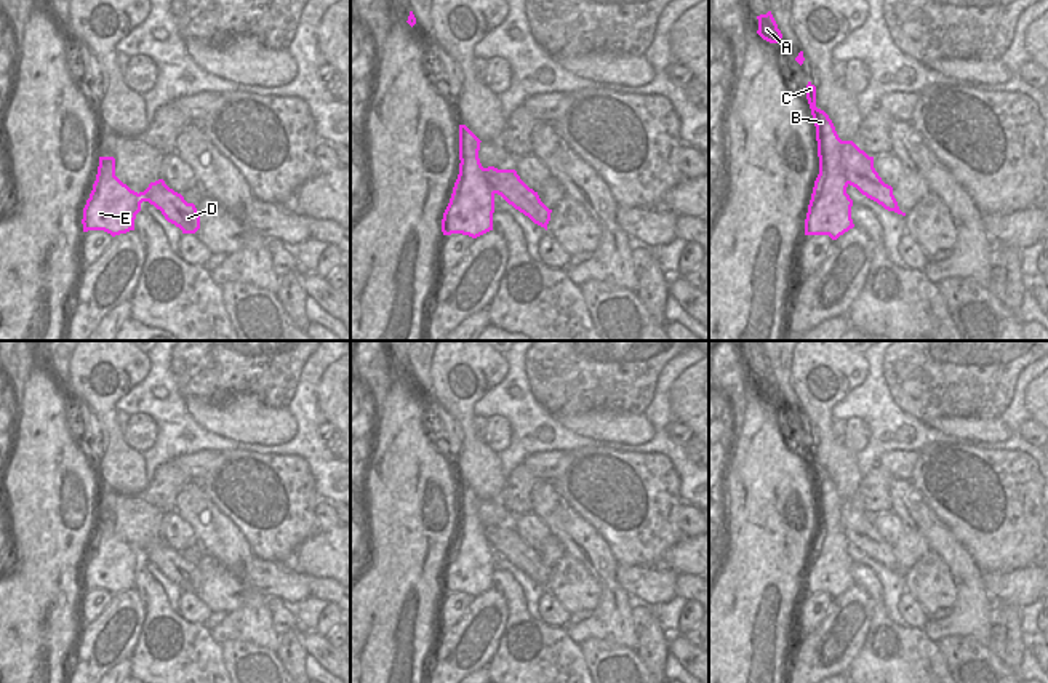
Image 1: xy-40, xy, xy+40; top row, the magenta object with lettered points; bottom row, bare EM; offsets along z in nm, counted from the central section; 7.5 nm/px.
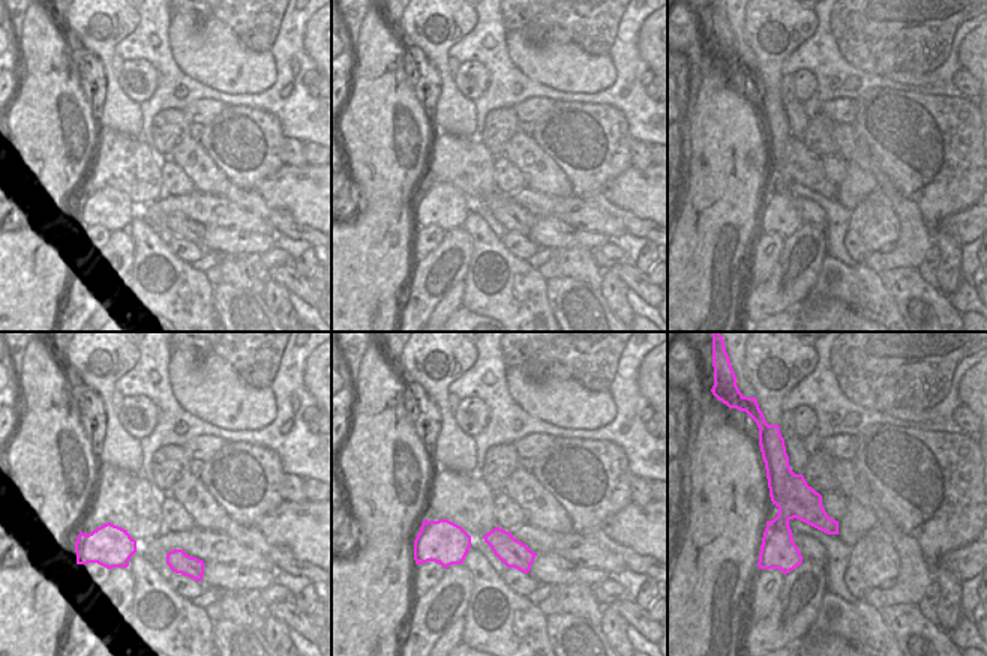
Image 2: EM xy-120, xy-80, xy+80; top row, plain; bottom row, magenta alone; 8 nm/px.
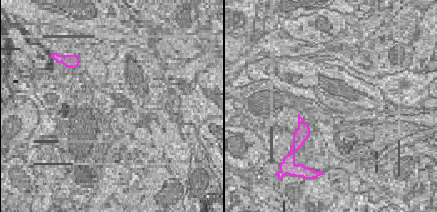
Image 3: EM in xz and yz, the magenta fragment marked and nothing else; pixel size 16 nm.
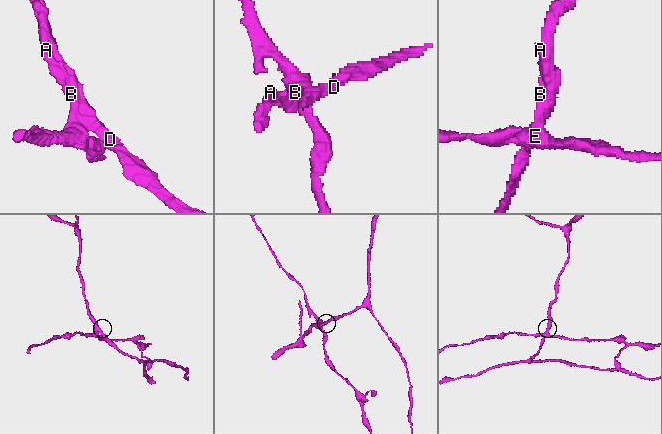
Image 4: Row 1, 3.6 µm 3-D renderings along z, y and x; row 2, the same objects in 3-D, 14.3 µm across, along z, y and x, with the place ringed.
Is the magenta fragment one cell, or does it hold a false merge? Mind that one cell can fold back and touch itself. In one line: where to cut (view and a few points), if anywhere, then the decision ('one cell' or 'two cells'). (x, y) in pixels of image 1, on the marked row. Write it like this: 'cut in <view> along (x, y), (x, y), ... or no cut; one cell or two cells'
cut in xy+40 along (820, 175), (832, 175), (840, 168), (848, 183); two cells

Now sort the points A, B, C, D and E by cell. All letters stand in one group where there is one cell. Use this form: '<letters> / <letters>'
A B C D / E

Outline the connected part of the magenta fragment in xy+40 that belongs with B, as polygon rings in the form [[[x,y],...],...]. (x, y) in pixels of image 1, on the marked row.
[[[811,82],[806,85],[806,99],[816,126],[819,174],[832,176],[842,168],[850,186],[885,210],[906,216],[898,206],[893,187],[885,184],[875,171],[874,157],[853,141],[842,141],[829,115],[816,107],[816,86]]]

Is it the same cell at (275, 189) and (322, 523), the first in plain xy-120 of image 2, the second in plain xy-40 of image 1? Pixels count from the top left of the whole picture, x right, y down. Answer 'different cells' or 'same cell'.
different cells

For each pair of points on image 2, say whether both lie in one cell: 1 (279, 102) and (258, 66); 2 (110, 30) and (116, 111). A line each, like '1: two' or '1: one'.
1: two
2: one

